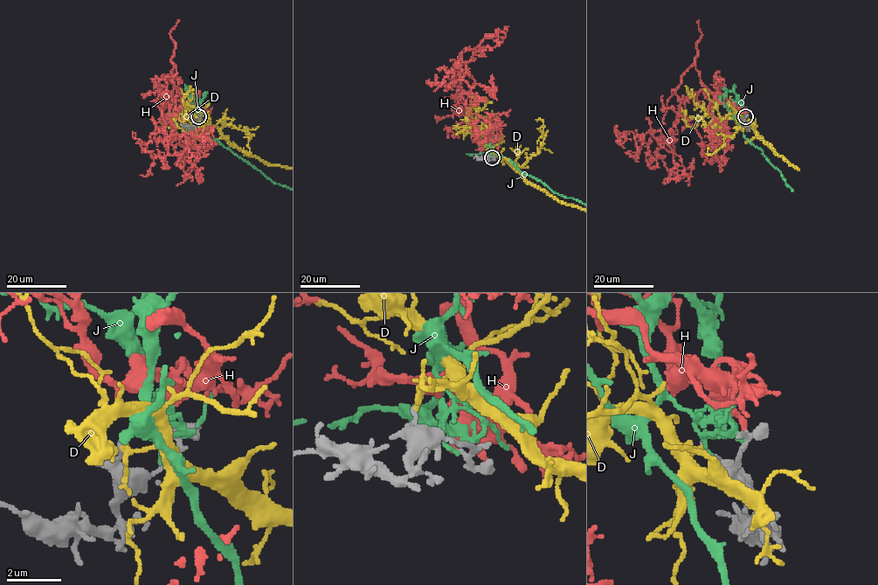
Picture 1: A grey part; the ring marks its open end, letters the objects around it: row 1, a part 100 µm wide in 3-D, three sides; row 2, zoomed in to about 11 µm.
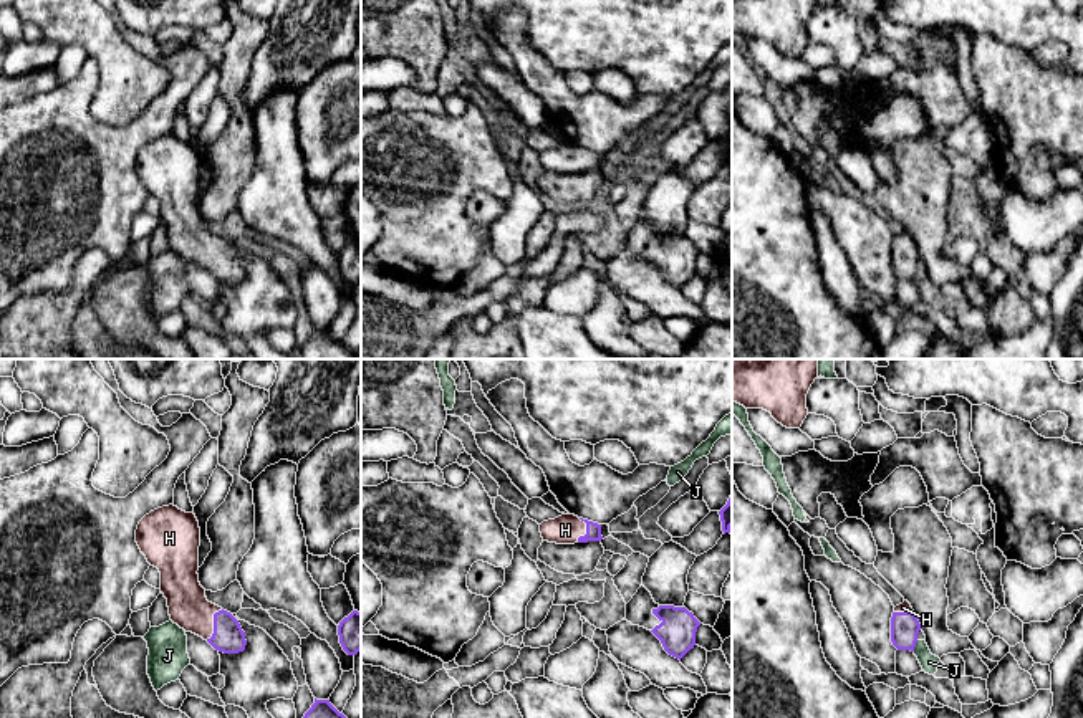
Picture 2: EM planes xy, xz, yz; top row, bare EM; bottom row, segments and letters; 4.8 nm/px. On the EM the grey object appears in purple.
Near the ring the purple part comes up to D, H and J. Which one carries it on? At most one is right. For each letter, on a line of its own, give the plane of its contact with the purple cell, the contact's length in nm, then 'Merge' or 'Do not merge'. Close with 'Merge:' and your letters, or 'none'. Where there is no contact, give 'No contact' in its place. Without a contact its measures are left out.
D: No contact. Do not merge
H: Touches purple in xy. Shared border 170 nm. Merge
J: Touches purple in yz. Shared border 60 nm. Do not merge
Merge: H

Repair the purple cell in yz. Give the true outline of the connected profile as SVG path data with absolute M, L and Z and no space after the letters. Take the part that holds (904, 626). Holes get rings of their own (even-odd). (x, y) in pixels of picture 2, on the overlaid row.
M904 601L894 607L891 617L891 642L898 650L914 652L921 624L911 604Z

